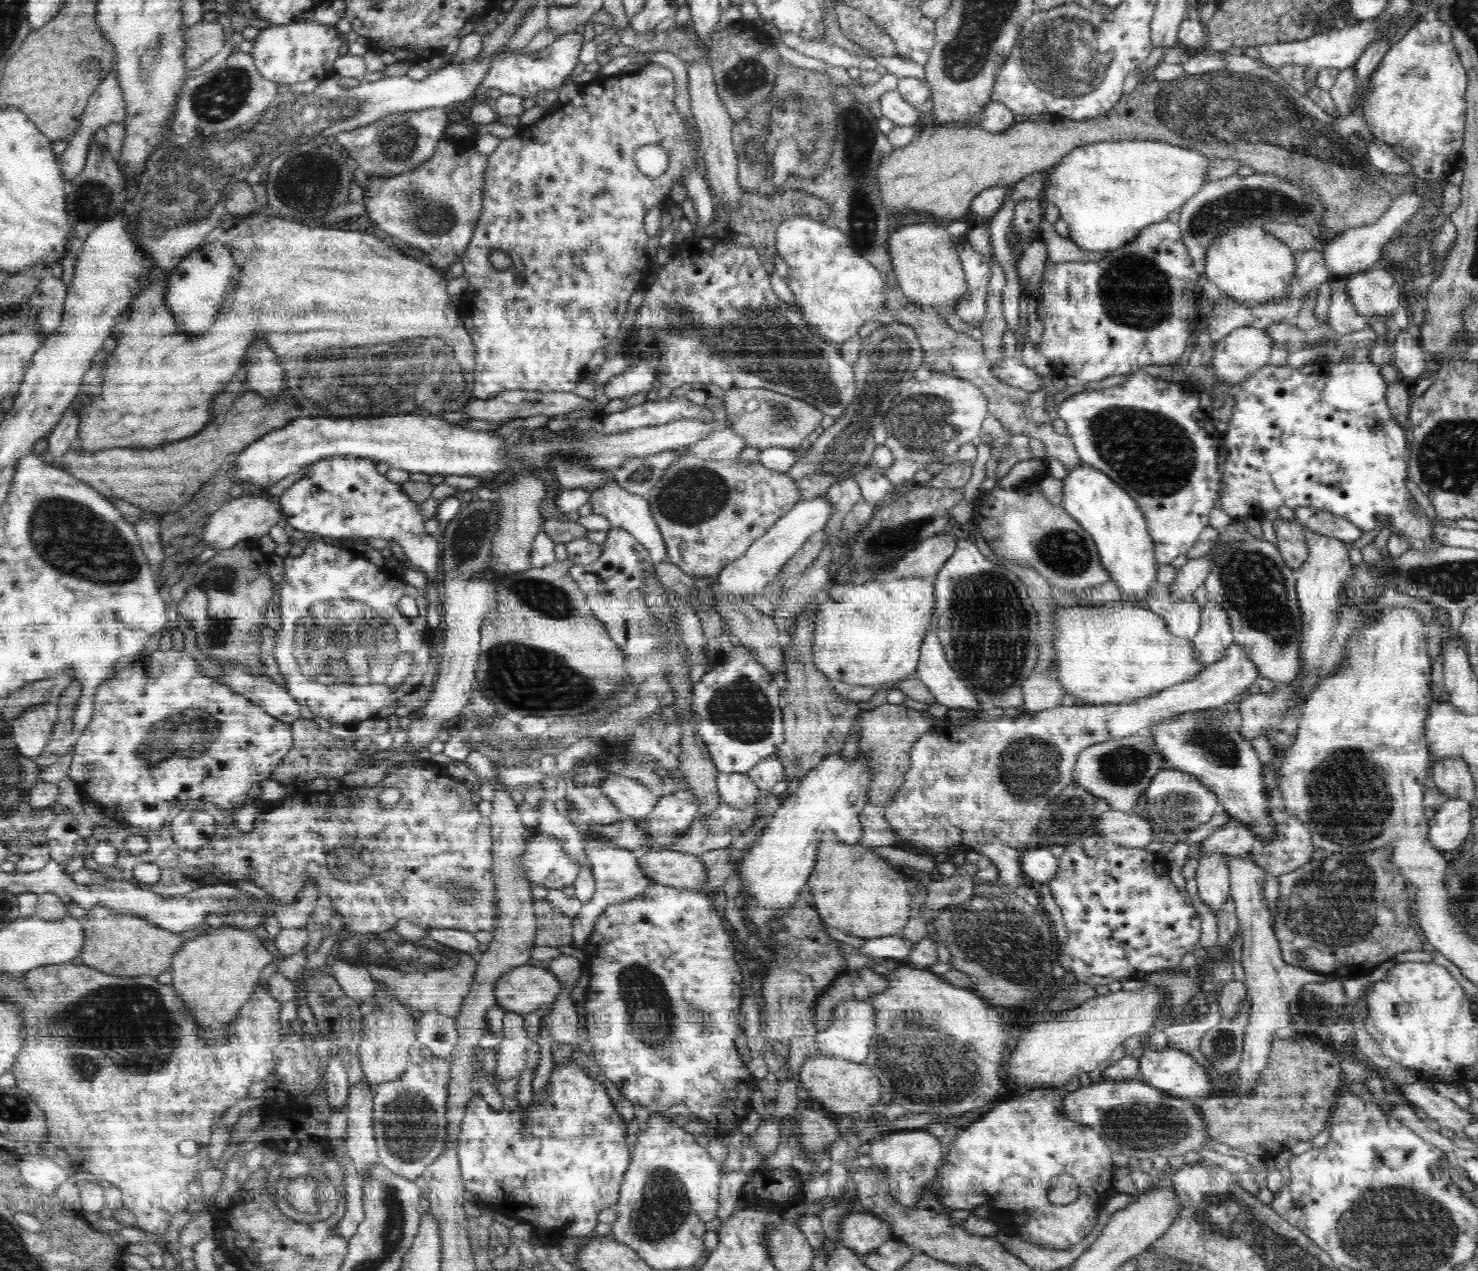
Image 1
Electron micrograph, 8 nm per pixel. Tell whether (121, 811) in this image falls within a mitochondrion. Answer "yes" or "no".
no

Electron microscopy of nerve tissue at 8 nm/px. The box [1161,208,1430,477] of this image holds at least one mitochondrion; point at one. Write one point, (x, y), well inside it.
(1375, 430)

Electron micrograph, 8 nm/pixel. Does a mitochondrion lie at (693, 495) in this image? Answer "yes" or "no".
yes

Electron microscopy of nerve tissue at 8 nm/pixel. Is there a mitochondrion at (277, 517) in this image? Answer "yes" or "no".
no

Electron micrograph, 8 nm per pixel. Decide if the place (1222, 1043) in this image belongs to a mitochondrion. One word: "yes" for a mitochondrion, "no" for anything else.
yes

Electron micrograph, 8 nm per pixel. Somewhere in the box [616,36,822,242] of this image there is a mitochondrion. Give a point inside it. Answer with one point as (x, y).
(748, 76)

